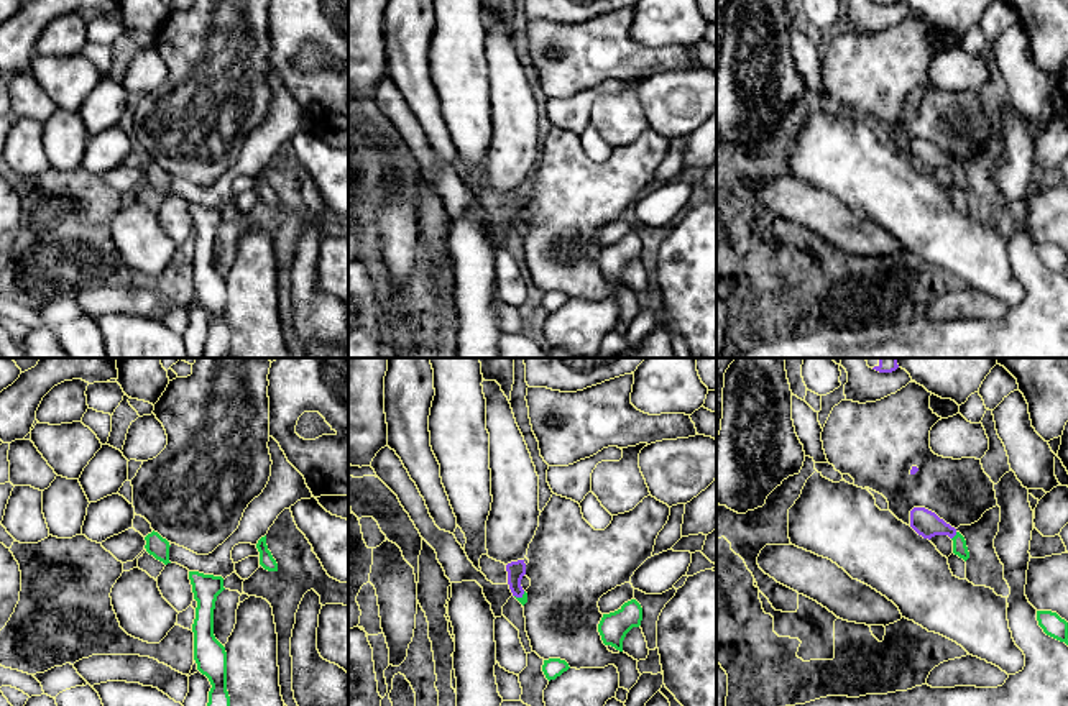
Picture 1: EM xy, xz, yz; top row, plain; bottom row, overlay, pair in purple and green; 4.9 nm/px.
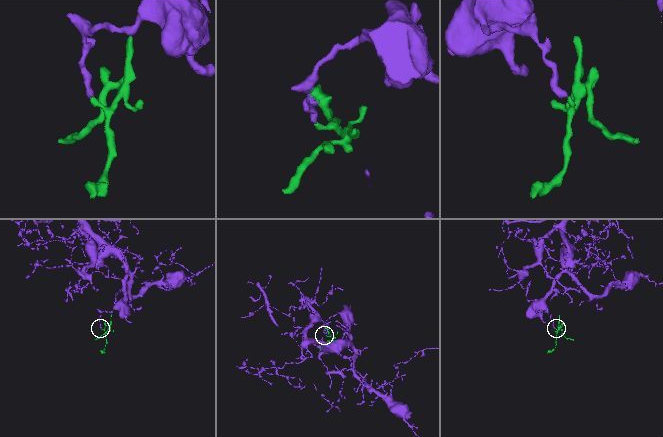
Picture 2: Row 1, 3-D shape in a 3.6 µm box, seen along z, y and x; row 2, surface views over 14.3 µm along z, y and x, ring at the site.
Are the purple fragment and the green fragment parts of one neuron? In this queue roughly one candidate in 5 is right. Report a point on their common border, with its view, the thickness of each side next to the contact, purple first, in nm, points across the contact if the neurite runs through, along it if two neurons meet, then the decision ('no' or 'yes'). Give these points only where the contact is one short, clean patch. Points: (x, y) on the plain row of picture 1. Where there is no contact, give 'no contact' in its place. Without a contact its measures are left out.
contact yz (955, 166); calibres 130 and 70 nm; way yz (925, 155), (955, 166), (960, 181); yes

